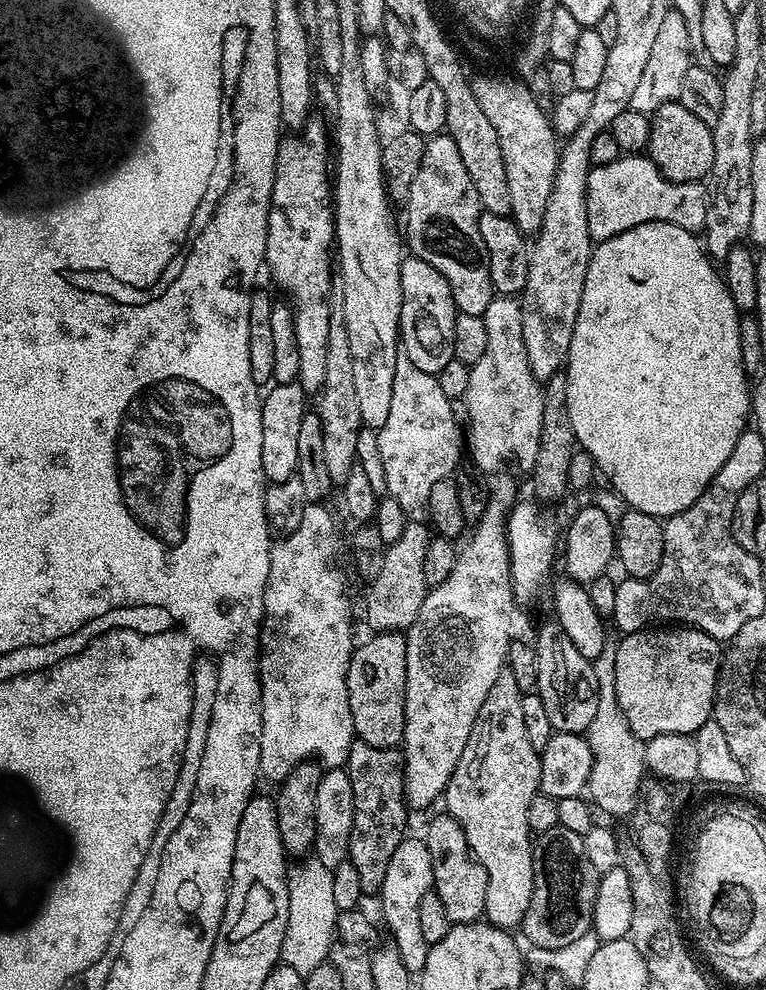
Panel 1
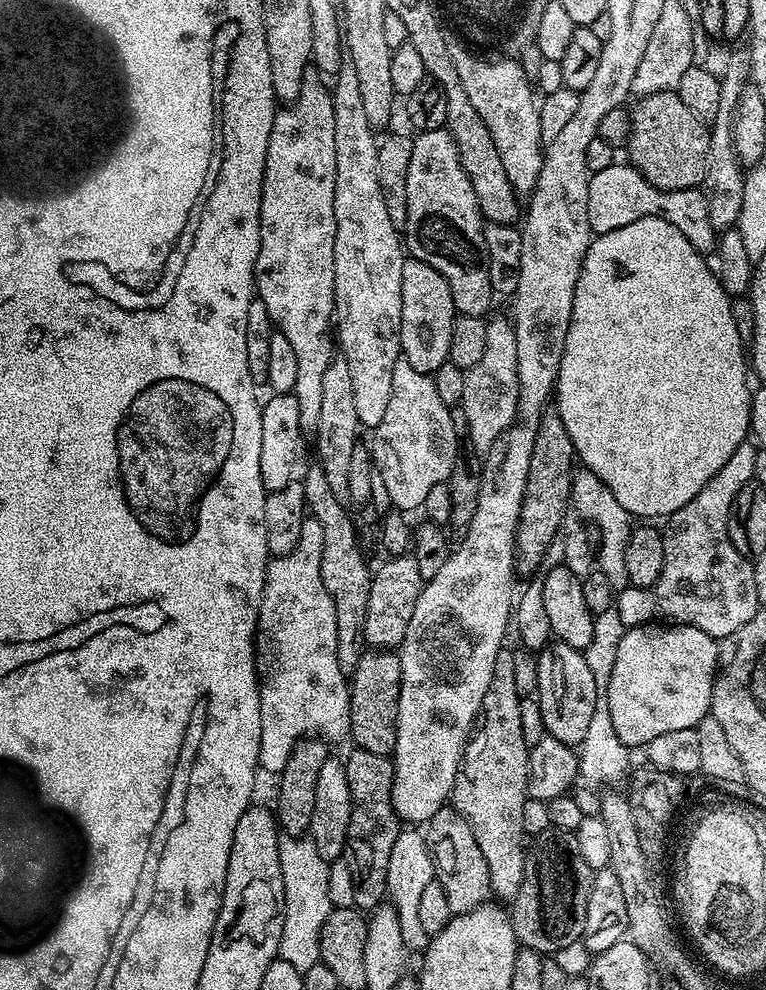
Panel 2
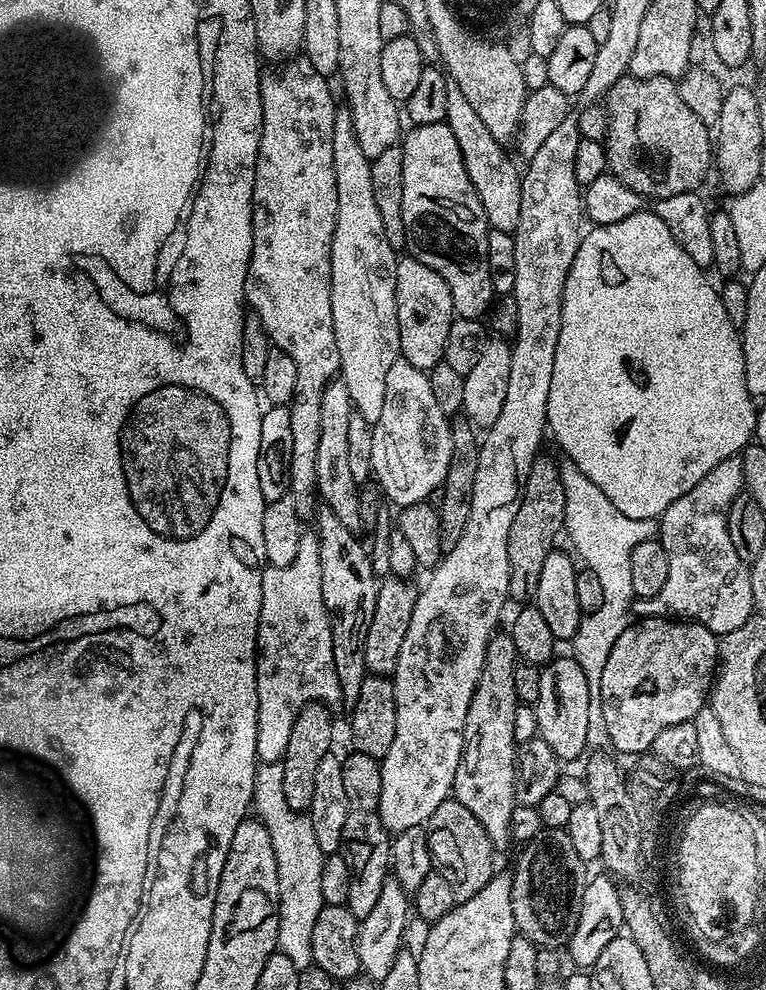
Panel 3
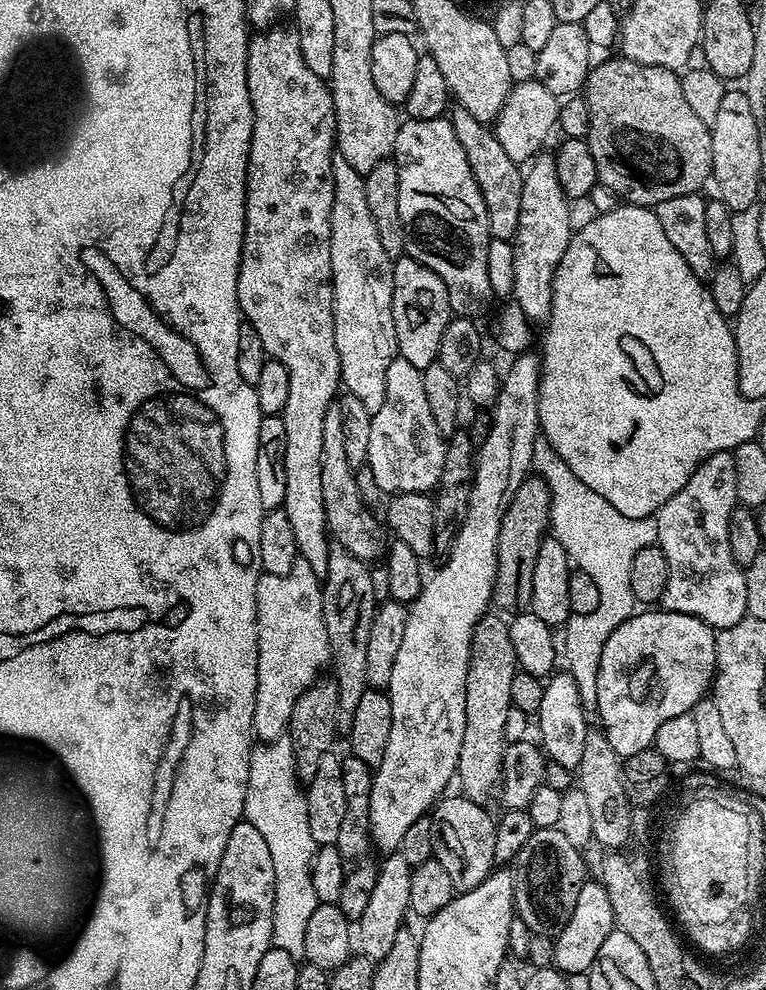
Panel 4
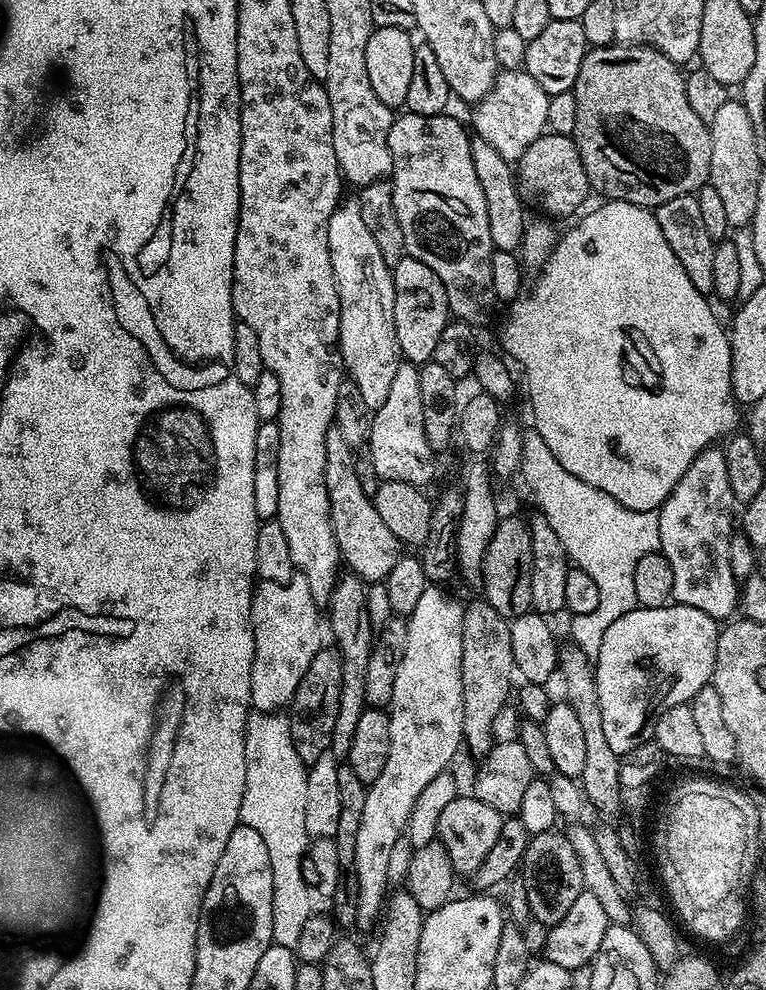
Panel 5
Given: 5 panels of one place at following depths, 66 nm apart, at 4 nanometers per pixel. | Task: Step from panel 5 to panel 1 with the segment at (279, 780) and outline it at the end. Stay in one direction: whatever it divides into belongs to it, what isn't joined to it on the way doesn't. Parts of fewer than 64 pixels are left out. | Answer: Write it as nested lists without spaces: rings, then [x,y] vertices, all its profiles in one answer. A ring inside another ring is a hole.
[[[314,858],[293,863],[288,874],[288,917],[286,934],[282,938],[281,961],[302,974],[326,963],[340,913],[340,907],[334,902],[332,869],[322,866],[322,862]]]

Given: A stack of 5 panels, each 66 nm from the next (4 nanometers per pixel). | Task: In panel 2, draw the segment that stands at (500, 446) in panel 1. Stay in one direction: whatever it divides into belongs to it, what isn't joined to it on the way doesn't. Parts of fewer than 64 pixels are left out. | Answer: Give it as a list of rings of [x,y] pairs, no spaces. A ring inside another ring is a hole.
[[[511,319],[486,323],[486,350],[482,358],[464,373],[465,385],[460,403],[465,407],[469,432],[467,439],[477,453],[484,454],[516,420],[518,406],[518,338]]]

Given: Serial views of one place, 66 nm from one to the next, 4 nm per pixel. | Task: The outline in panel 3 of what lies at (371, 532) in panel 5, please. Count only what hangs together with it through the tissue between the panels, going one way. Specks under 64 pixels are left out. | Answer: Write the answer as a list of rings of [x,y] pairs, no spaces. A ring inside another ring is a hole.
[[[339,378],[329,382],[322,394],[322,423],[320,423],[320,433],[318,433],[318,459],[314,461],[314,470],[319,499],[330,509],[341,526],[356,530],[360,528],[359,491],[354,478],[350,478],[350,466],[347,463],[350,459],[347,428],[352,411],[354,411],[352,399],[350,390],[346,390],[346,382]]]

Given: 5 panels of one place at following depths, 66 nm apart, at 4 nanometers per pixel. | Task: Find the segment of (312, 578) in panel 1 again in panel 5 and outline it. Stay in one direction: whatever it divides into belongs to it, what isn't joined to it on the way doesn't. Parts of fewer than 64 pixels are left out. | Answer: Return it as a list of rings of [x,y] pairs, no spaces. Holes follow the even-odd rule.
[[[293,574],[290,582],[260,580],[253,587],[250,622],[254,630],[251,707],[257,713],[272,714],[292,703],[298,682],[302,682],[302,674],[306,674],[310,662],[314,662],[314,654],[320,652],[322,612],[314,594],[310,594],[310,582],[306,582],[304,576]]]

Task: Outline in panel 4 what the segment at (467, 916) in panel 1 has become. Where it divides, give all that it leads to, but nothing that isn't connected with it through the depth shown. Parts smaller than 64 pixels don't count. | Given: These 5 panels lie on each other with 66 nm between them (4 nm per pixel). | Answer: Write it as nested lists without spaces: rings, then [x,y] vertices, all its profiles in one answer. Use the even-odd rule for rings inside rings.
[[[463,794],[445,795],[430,812],[432,821],[432,855],[450,874],[457,893],[474,890],[494,871],[496,858],[496,820],[485,805]]]

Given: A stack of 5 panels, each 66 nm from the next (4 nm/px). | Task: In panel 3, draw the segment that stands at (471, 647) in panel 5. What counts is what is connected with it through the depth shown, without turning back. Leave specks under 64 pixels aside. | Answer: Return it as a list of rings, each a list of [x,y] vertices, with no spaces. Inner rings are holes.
[[[497,631],[486,646],[486,658],[474,698],[466,714],[464,727],[464,753],[460,768],[454,774],[452,796],[478,822],[490,838],[493,849],[500,850],[510,844],[510,816],[516,809],[516,750],[514,738],[514,710],[518,703],[514,694],[514,666],[518,662],[514,642],[509,633]]]

